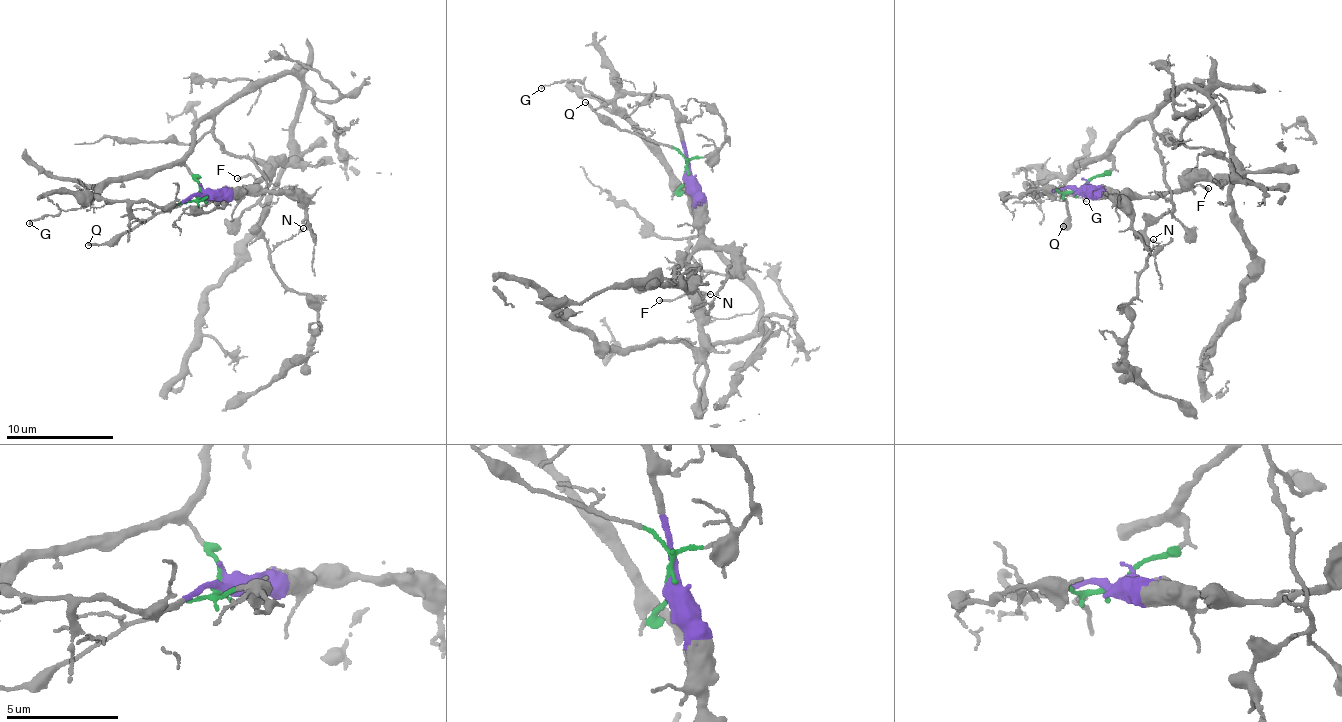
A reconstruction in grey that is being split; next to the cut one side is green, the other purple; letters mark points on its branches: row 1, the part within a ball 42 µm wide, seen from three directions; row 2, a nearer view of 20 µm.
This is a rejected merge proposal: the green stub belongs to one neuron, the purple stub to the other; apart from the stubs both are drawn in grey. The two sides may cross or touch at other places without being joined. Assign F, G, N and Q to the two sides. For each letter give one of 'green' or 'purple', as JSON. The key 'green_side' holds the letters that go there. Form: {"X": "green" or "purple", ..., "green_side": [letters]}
{"F": "purple", "G": "purple", "N": "green", "Q": "green", "green_side": ["N", "Q"]}

